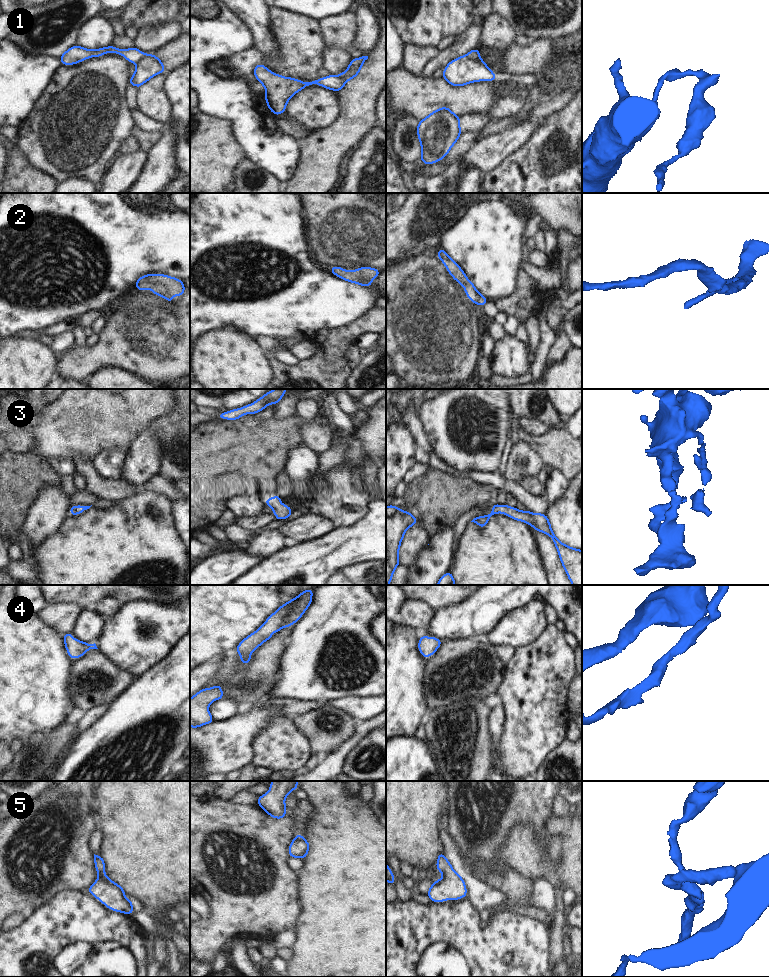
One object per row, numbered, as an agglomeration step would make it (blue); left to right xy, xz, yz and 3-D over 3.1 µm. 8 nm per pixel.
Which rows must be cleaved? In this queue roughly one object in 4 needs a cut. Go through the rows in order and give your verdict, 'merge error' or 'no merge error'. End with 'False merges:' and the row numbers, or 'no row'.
1: merge error
2: no merge error
3: no merge error
4: no merge error
5: no merge error
False merges: 1

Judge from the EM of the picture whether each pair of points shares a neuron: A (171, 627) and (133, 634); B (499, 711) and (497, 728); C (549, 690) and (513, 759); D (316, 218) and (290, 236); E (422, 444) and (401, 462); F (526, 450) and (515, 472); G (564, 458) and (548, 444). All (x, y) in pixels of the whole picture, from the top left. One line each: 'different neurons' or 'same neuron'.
A: same neuron
B: same neuron
C: same neuron
D: different neurons
E: different neurons
F: same neuron
G: same neuron

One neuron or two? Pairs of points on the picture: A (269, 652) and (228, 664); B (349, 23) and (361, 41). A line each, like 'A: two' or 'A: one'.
A: one
B: two

